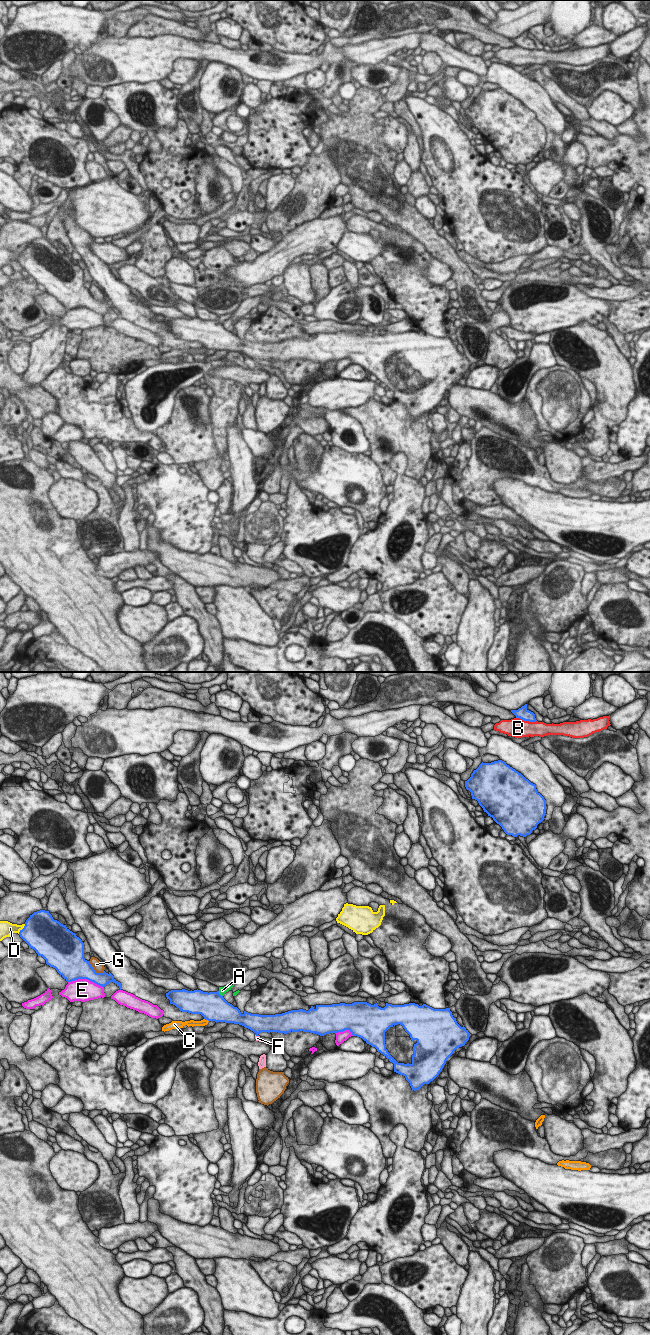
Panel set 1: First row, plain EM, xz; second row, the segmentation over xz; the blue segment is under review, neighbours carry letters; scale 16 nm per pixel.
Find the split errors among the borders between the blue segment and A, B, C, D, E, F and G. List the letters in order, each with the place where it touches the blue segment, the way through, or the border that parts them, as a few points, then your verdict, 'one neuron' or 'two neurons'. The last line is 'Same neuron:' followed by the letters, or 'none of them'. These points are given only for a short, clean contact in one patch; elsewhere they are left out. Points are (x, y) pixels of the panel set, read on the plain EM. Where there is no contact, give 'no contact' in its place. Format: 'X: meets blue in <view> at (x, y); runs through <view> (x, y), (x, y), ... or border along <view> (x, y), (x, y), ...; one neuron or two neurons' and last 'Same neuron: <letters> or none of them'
A: meets blue in xz at (219, 322); two neurons
B: meets blue in xz at (526, 48); two neurons
C: meets blue in xz at (206, 347); two neurons
D: meets blue in xz at (22, 257); two neurons
E: meets blue in xz at (86, 306); two neurons
F: meets blue in xz at (257, 363); runs through xz (257, 351), (257, 363), (257, 366); one neuron
G: meets blue in xz at (94, 298); two neurons
Same neuron: F

